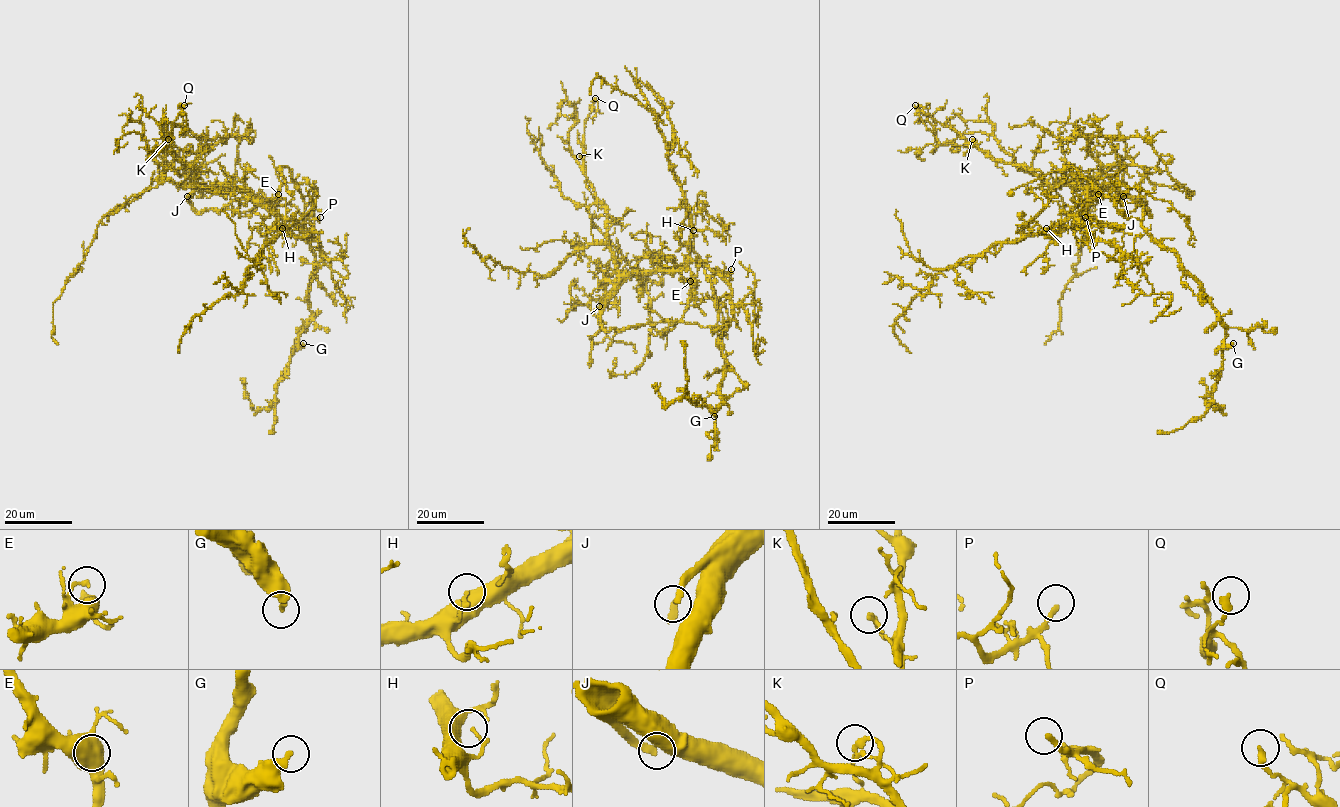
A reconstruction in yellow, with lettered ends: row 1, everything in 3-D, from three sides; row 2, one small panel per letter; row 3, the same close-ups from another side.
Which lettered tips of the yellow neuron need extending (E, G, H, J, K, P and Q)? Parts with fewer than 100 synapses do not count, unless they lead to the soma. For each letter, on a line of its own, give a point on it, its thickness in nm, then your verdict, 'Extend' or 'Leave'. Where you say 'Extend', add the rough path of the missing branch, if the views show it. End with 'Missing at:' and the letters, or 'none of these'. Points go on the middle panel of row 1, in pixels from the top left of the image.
E: Place: (690, 281). Thickness 140 nm. Leave
G: Place: (714, 416). Thickness 360 nm. Leave
H: Place: (693, 230). Thickness 140 nm. Leave
J: Place: (599, 306). Thickness 280 nm. Extend. Course of what is missing: (599, 306), (589, 312), (563, 299), (543, 301), (503, 348), (511, 471)
K: Place: (579, 156). Thickness 150 nm. Leave
P: Place: (731, 269). Thickness 190 nm. Leave
Q: Place: (595, 98). Thickness 240 nm. Leave
Missing at: J

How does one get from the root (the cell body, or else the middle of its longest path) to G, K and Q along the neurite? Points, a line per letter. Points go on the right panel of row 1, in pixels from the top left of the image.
G: (1097, 197), (1117, 197), (1143, 206), (1142, 226), (1174, 253), (1199, 285), (1226, 329), (1224, 344), (1233, 343)
K: (1097, 197), (1085, 201), (1090, 185), (1048, 185), (1022, 166), (991, 158), (972, 139)
Q: (1097, 197), (1085, 201), (1090, 185), (1048, 185), (1022, 166), (991, 158), (959, 133), (922, 114), (915, 105)

